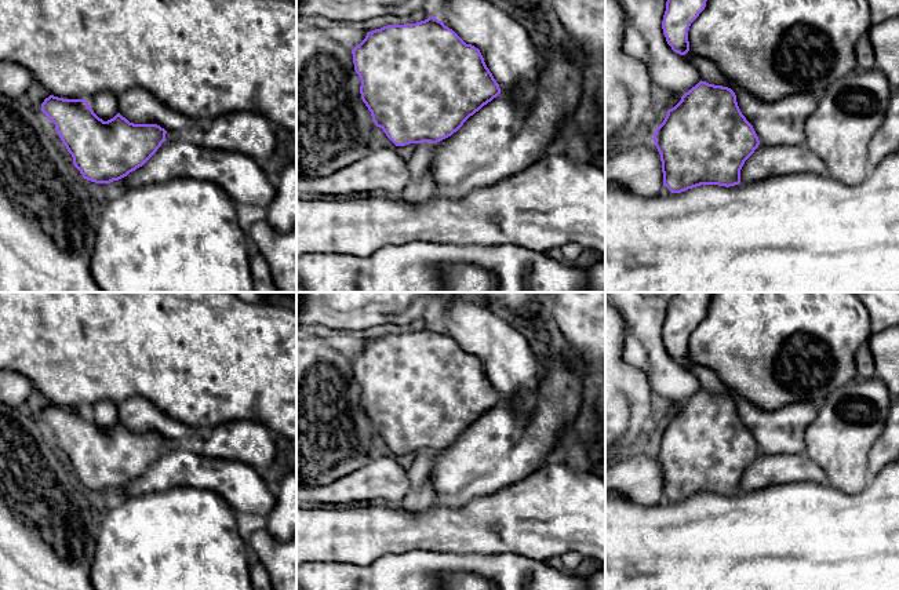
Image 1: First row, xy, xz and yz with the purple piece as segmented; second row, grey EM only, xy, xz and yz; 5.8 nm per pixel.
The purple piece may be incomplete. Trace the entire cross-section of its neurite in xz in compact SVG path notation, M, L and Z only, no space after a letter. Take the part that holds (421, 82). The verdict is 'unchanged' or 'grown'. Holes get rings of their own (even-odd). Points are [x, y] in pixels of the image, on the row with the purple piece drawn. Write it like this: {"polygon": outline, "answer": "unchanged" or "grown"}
{"polygon": "M434 17L368 32L352 54L354 70L361 80L361 99L371 112L375 125L382 128L396 146L430 142L434 148L432 176L436 182L436 194L450 199L462 199L474 189L494 185L543 157L547 148L554 143L561 124L572 119L580 99L582 84L592 70L571 45L569 50L556 50L541 57L535 81L525 80L512 91L502 92L480 50L466 44Z", "answer": "grown"}

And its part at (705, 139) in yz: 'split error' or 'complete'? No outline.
split error

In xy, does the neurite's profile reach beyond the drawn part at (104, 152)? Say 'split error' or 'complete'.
split error

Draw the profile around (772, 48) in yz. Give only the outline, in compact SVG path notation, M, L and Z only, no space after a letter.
M707 0L688 30L689 50L710 59L738 87L764 102L807 92L818 99L834 83L858 69L855 47L869 33L867 0Z

